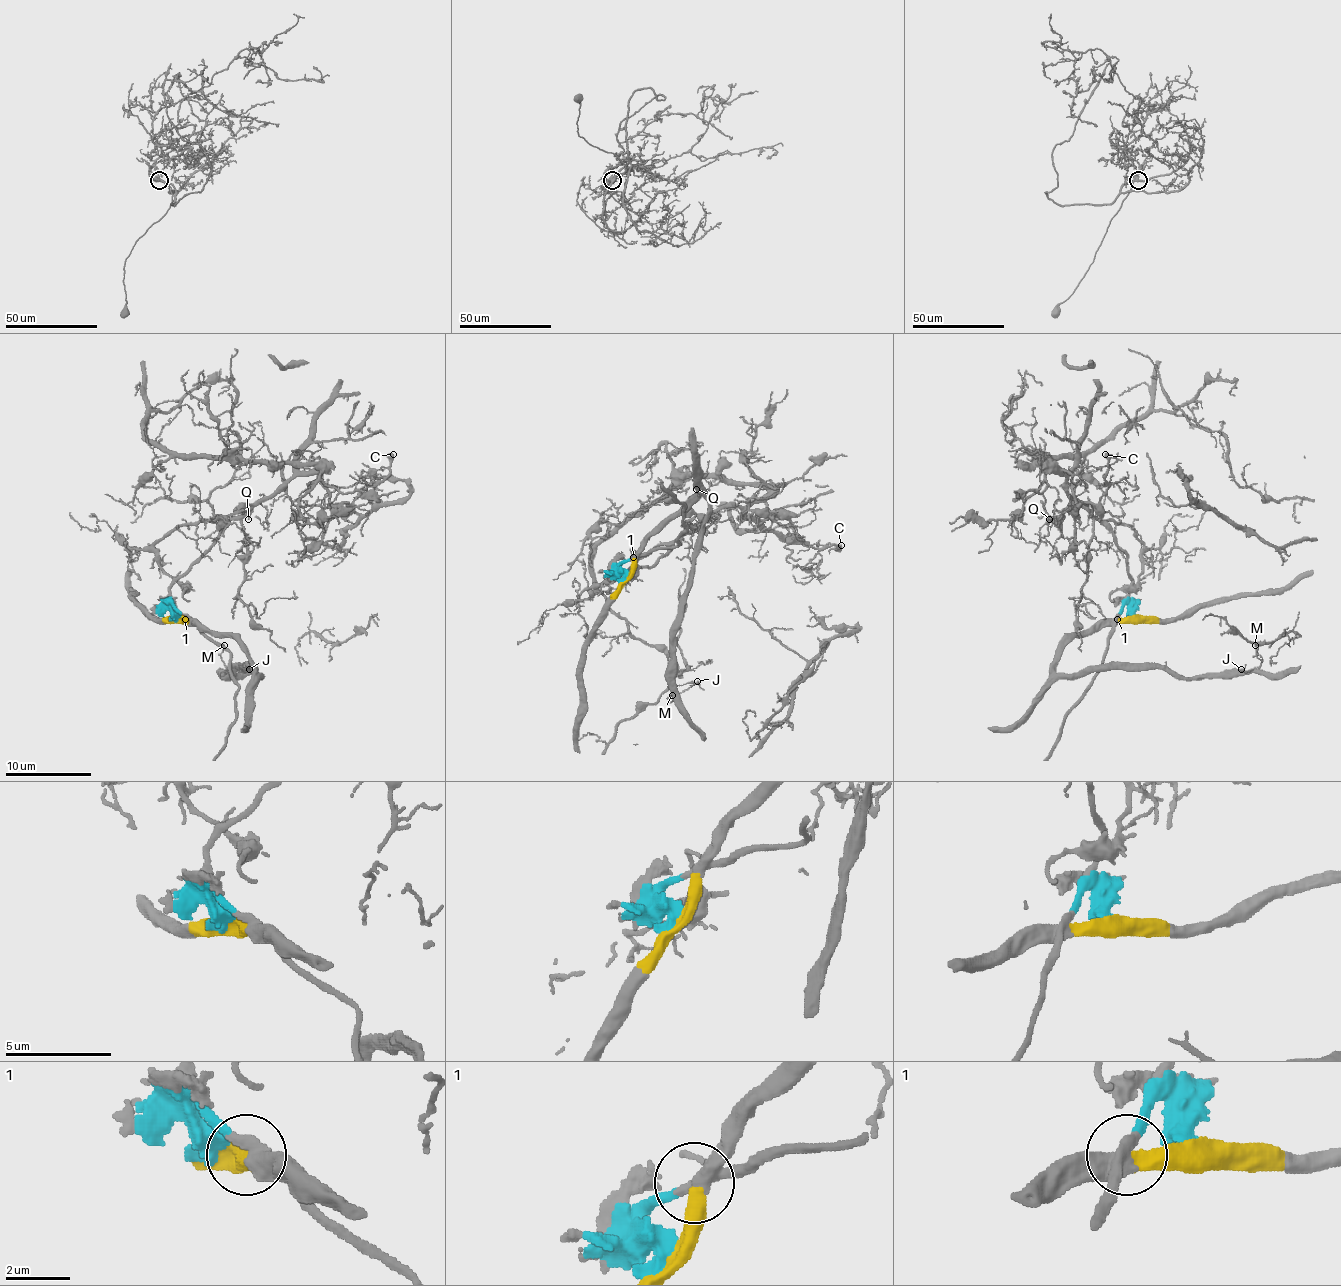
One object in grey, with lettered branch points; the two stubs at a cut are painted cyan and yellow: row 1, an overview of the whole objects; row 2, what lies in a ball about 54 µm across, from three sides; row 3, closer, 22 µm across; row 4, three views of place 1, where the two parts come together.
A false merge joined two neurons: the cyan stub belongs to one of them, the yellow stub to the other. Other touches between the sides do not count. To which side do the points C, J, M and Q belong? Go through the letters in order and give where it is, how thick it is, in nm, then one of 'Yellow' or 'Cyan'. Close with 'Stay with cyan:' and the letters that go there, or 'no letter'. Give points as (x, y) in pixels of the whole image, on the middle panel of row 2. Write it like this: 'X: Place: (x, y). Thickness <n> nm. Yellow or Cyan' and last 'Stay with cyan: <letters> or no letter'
C: Place: (841, 545). Thickness 480 nm. Cyan
J: Place: (697, 681). Thickness 140 nm. Yellow
M: Place: (672, 695). Thickness 140 nm. Yellow
Q: Place: (696, 489). Thickness 80 nm. Cyan
Stay with cyan: C, Q

